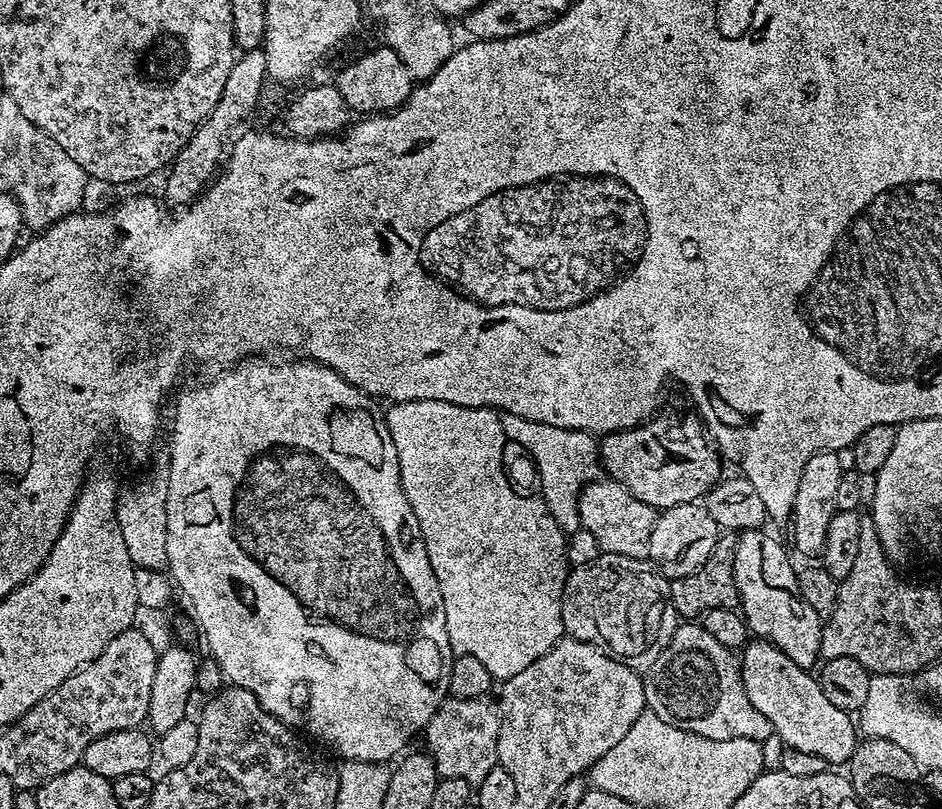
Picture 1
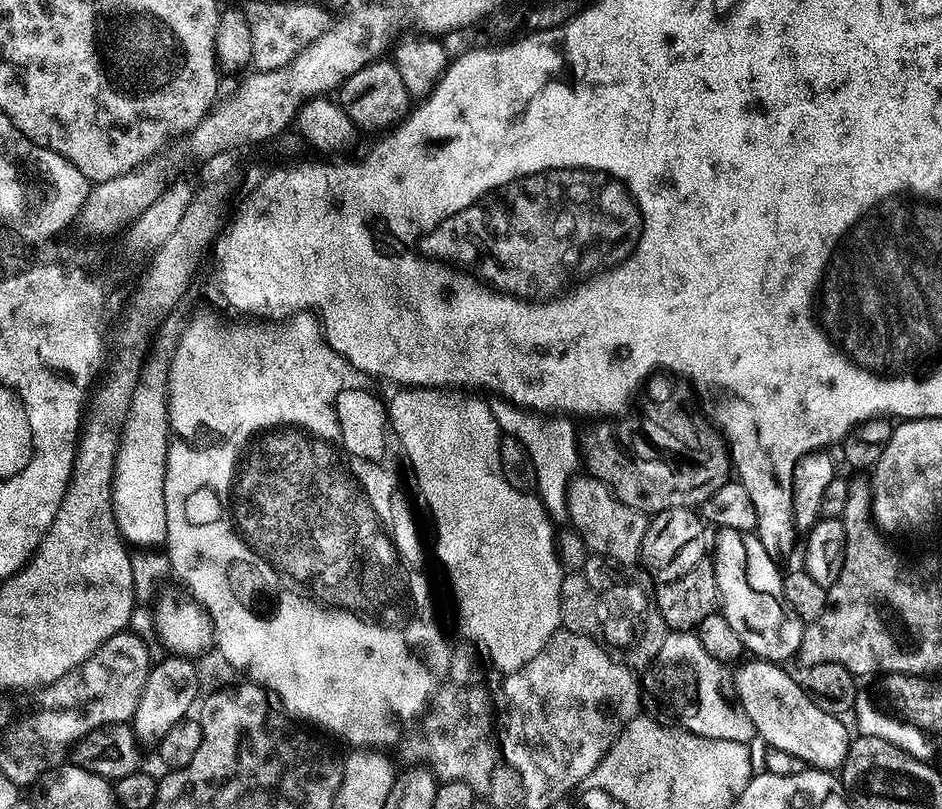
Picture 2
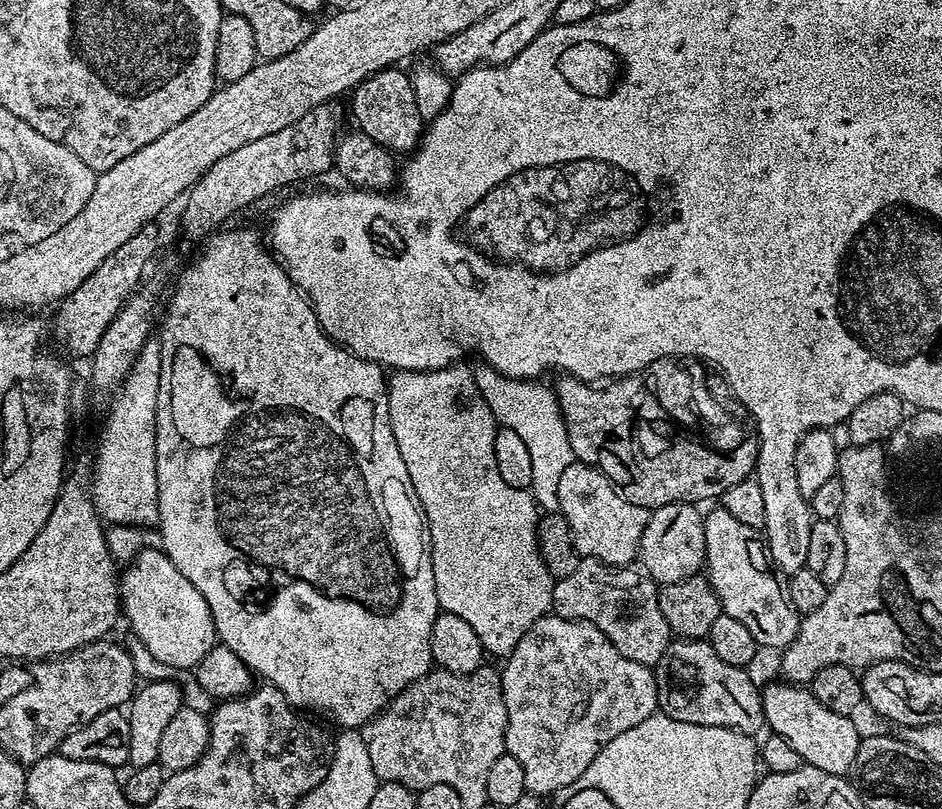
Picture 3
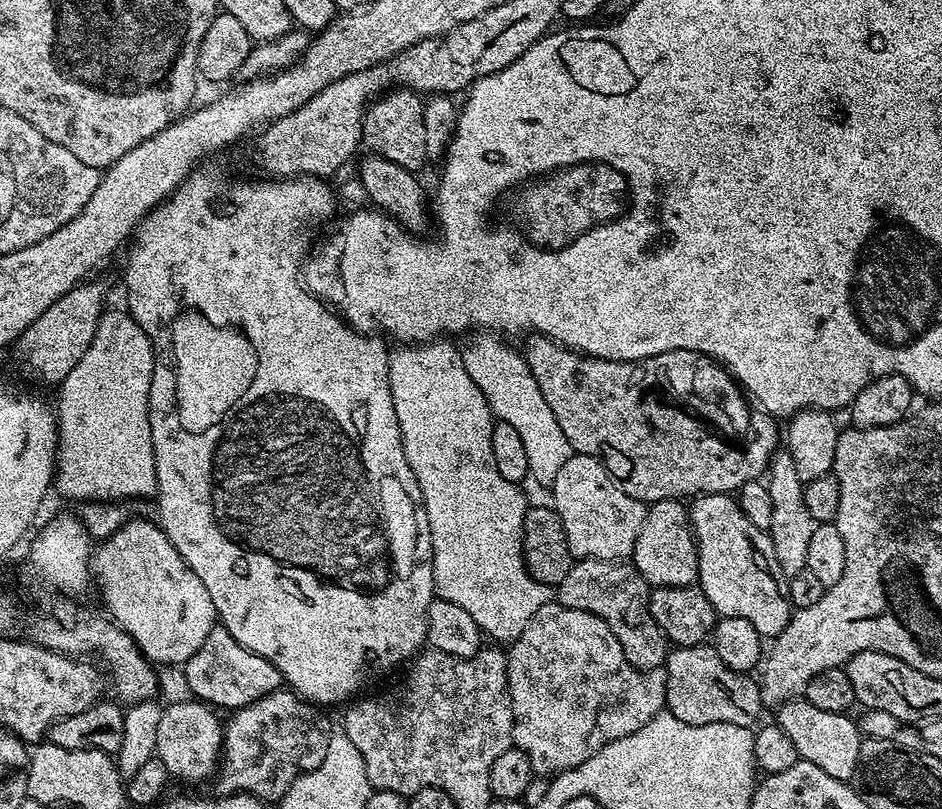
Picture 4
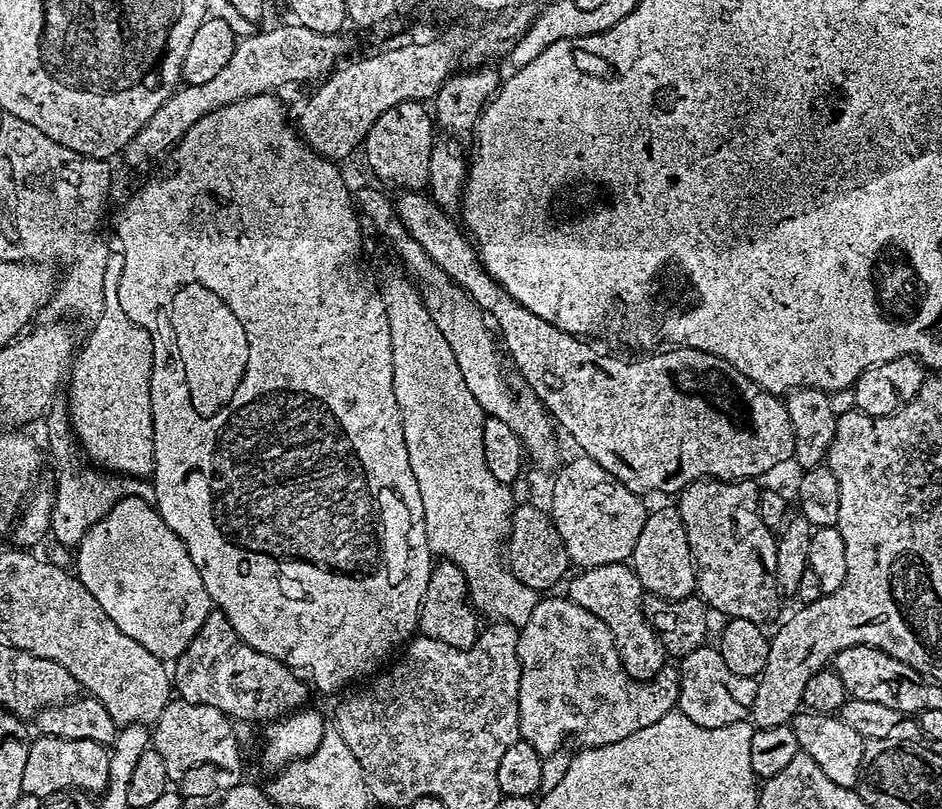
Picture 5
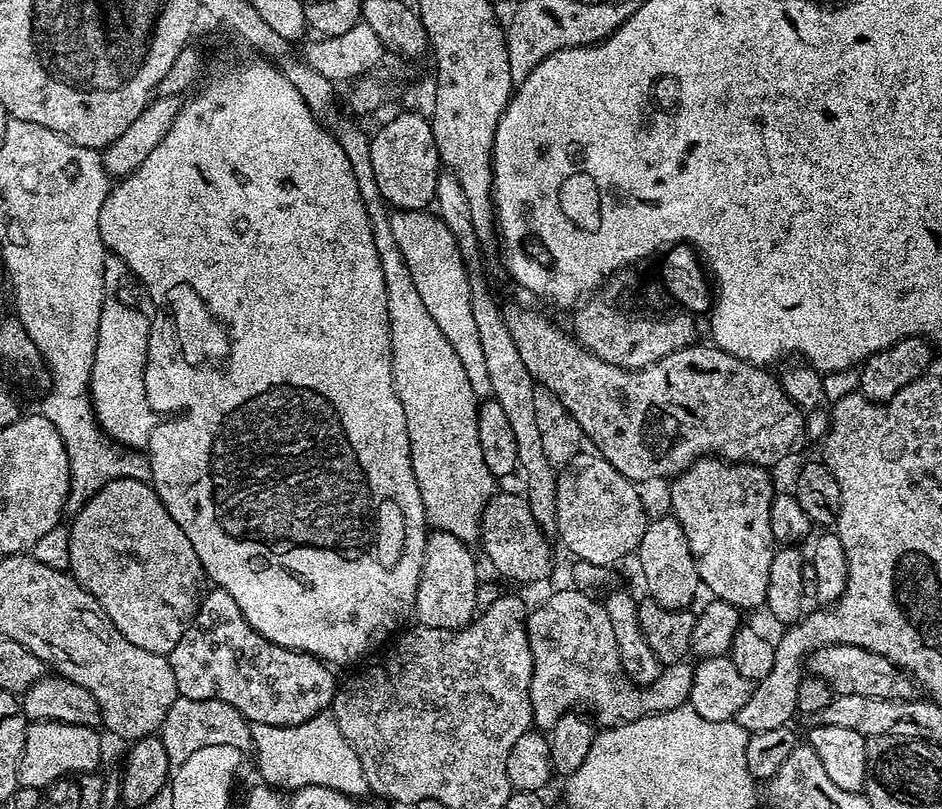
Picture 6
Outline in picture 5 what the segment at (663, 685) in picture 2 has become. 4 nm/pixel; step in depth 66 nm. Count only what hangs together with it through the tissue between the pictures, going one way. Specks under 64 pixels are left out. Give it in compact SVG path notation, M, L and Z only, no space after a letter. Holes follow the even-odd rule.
M705 646L694 650L679 661L678 667L680 669L678 708L686 718L690 718L690 722L707 728L721 728L751 717L756 680L751 676L734 674L734 670L728 669L726 662L722 662L719 647Z

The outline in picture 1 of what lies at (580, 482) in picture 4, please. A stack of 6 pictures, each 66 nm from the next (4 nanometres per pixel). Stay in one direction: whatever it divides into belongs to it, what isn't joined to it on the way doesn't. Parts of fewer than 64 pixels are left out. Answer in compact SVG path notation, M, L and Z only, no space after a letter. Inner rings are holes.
M597 478L580 491L580 527L596 539L601 553L621 558L640 558L647 553L650 530L654 530L657 509L638 502L615 480Z

